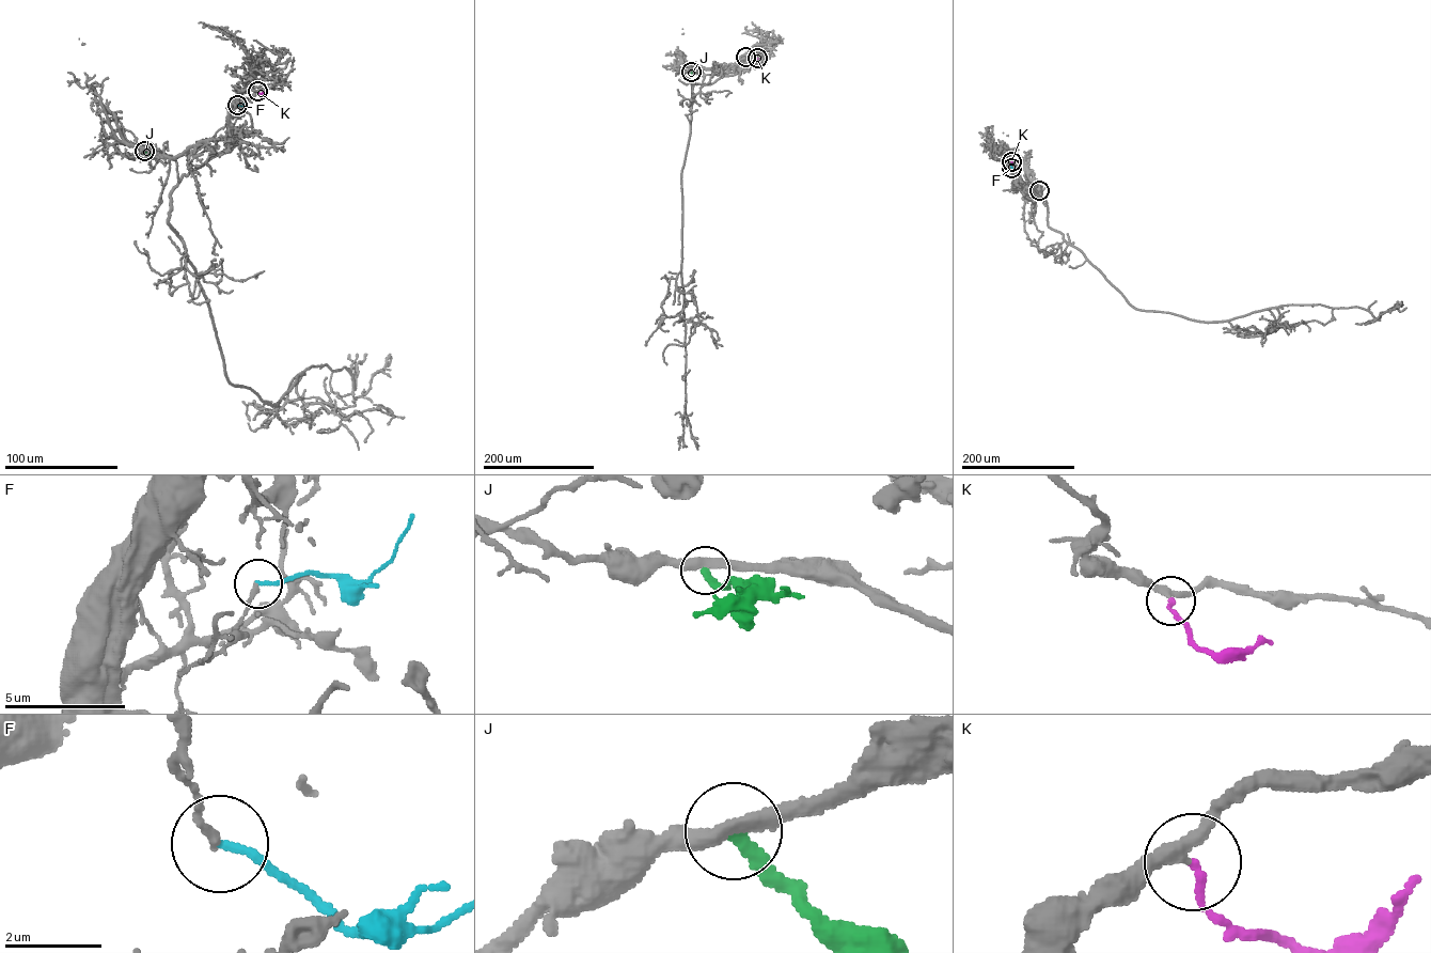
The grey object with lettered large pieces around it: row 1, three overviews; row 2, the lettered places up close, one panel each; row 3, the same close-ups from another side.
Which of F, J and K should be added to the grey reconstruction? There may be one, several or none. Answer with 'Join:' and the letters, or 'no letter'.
Join: K

